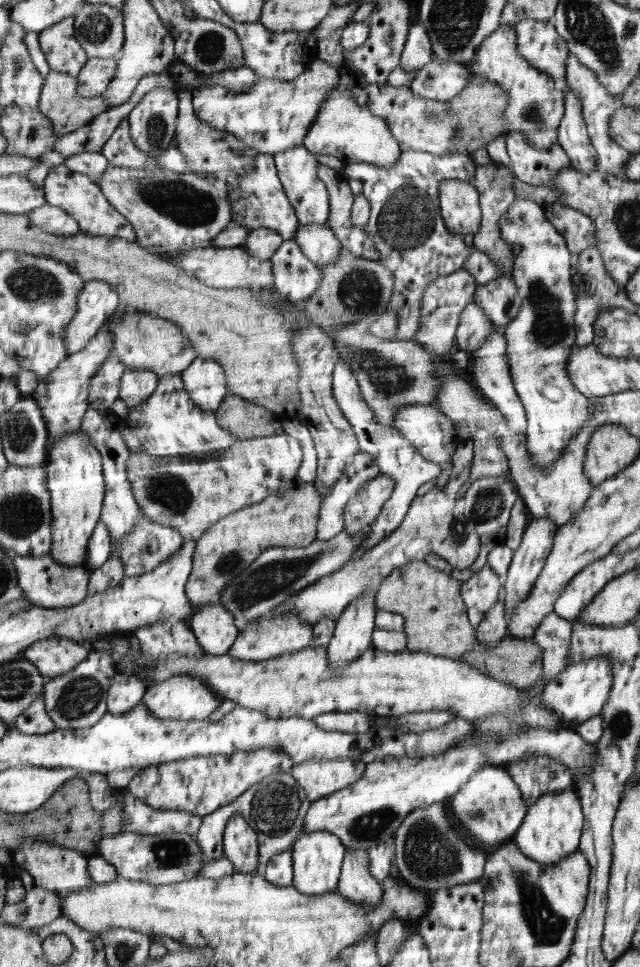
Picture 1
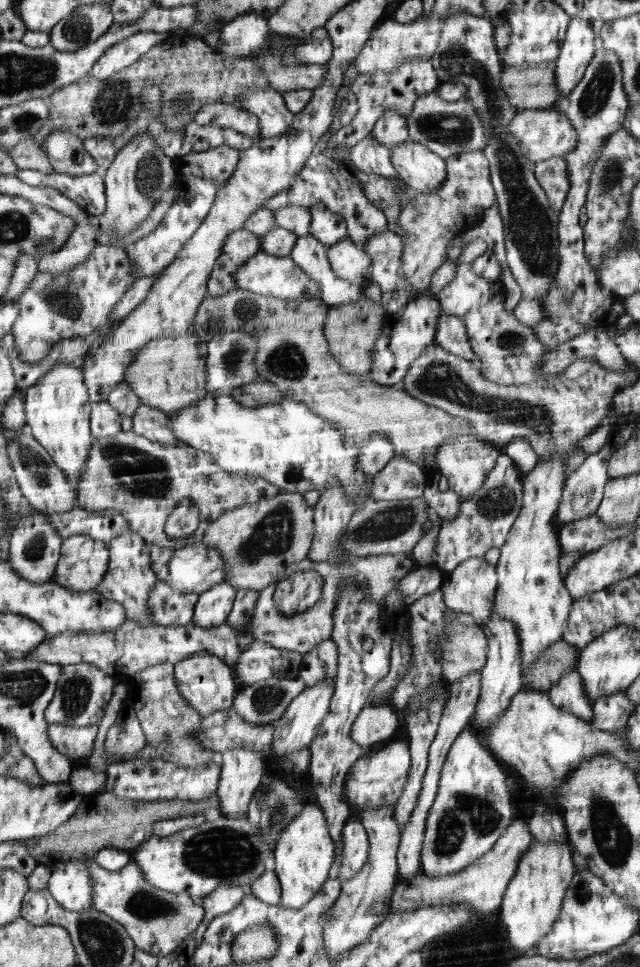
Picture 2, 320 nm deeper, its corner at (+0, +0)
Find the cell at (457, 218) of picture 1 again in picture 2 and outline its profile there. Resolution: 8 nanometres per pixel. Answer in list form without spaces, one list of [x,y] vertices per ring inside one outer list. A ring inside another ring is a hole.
[[[410,136],[391,150],[391,163],[414,194],[435,193],[446,182],[446,160]]]

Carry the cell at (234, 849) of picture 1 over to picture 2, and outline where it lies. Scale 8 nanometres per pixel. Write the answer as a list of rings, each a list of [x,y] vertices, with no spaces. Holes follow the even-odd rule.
[[[233,748],[218,756],[222,764],[218,796],[222,816],[234,819],[252,818],[249,808],[264,776],[261,754],[245,748]]]

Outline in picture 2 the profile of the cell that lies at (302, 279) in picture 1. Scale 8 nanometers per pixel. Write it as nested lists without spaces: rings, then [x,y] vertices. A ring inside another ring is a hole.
[[[311,234],[298,238],[290,256],[317,282],[322,292],[321,300],[329,306],[355,303],[363,296],[359,285],[344,280],[334,271],[327,256],[326,245]]]

